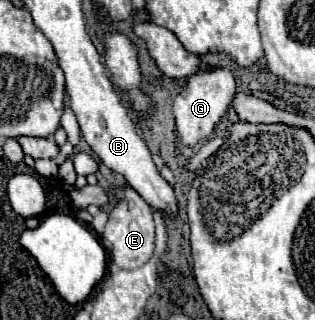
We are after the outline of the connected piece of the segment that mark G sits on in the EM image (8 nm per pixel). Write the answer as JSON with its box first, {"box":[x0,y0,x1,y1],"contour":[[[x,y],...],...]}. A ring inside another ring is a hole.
{"box":[173,66,235,148],"contour":[[[215,66],[211,70],[199,70],[197,74],[189,76],[187,86],[173,100],[173,114],[177,120],[179,140],[189,148],[195,148],[197,144],[205,142],[211,136],[211,132],[215,130],[217,122],[225,116],[233,94],[235,94],[235,76],[227,66]]]}

